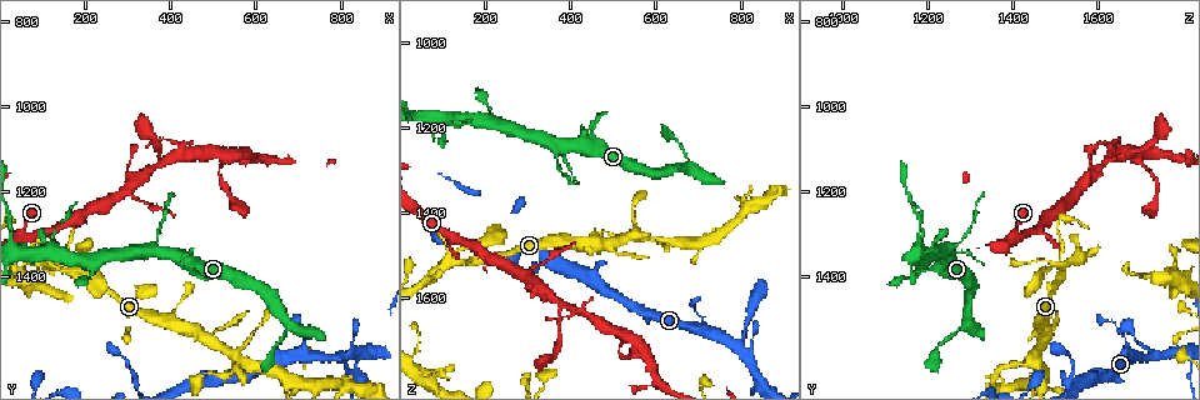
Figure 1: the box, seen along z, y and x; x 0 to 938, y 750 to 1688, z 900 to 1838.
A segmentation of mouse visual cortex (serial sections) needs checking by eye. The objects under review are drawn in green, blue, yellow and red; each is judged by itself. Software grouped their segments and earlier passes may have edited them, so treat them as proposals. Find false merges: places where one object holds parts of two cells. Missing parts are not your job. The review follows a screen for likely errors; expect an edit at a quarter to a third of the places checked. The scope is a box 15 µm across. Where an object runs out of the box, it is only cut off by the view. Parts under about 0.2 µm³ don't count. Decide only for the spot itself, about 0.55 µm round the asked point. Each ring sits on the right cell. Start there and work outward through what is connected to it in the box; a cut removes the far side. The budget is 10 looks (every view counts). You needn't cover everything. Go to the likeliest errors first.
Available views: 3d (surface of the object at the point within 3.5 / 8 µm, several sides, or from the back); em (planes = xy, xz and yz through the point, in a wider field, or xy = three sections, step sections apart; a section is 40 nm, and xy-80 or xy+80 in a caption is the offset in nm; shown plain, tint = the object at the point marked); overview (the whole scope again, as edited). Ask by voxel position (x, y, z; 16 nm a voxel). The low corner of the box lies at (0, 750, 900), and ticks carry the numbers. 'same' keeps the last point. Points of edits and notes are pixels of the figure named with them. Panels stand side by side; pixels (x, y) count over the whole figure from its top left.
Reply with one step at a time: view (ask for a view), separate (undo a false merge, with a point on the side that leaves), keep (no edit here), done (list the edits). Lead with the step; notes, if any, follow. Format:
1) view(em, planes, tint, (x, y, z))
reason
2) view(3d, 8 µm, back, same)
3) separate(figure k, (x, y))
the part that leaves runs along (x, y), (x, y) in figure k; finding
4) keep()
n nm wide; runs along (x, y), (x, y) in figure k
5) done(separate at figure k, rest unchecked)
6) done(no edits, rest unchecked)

view(3d, 3.5 µm, (125, 1380, 1515))
three-way junction

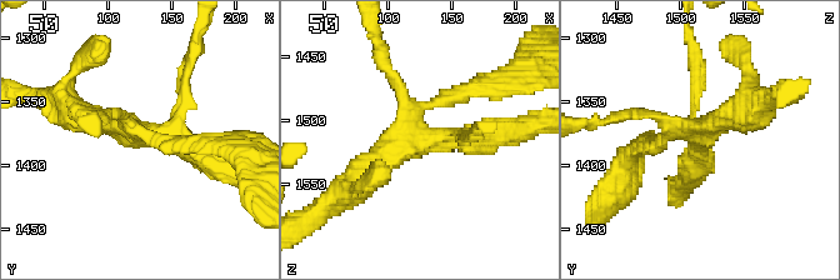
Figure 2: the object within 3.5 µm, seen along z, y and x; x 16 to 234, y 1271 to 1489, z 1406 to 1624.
view(em, xy, step 2, tint, (130, 1378, 1514))

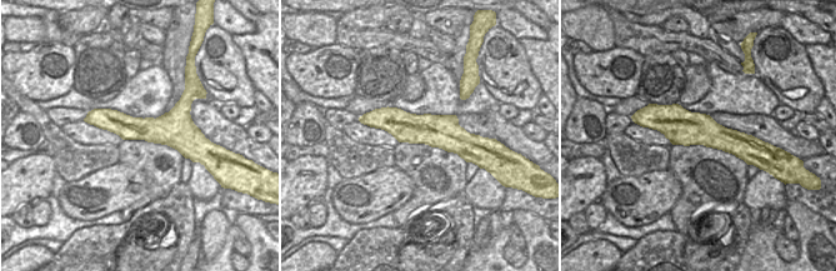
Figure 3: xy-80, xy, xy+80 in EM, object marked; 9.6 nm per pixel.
keep()
runs along (368, 121), (474, 141) in figure 3; one cell here

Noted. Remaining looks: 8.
view(3d, 3.5 µm, (785, 1595, 1705))

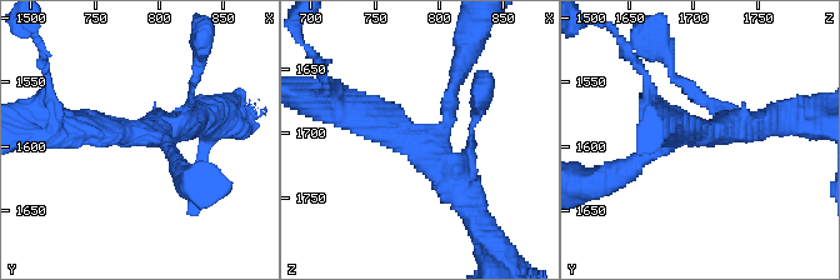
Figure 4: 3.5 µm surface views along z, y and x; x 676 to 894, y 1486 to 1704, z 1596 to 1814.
view(em, xy, step 3, tint, (782, 1590, 1712))
need the tissue

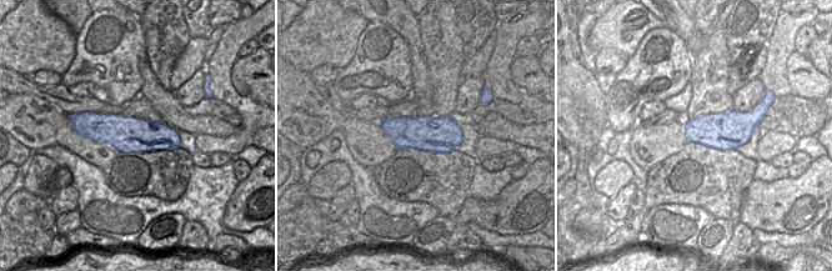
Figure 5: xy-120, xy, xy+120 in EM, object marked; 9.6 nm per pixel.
keep()
runs along (84, 128), (163, 136), (176, 144) in figure 5; continuous, no second cell

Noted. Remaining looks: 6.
view(3d, 8 µm, (385, 1125, 1615))
thin arm on a thick one

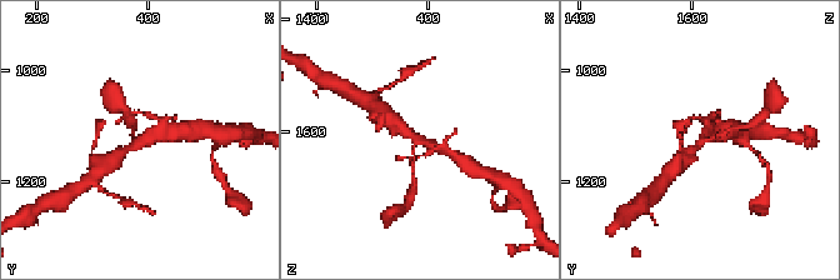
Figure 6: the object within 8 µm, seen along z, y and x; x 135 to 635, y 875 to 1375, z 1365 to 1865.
view(em, xy, step 1, tint, (380, 1130, 1615))
3 arms; arms of 150, 250, 350 nm

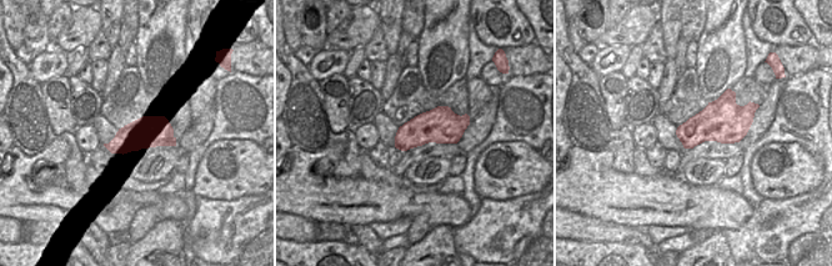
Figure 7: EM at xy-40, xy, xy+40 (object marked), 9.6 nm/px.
keep()
340 nm wide; runs along (393, 120), (418, 140), (450, 154) in figure 6; continuous, no second cell

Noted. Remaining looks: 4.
view(em, planes, tint, (675, 1630, 1470))
a fork

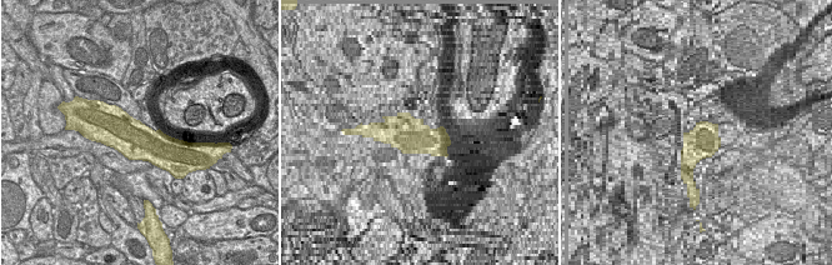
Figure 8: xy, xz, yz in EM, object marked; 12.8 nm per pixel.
view(3d, 3.5 µm, same)
see where the arms go

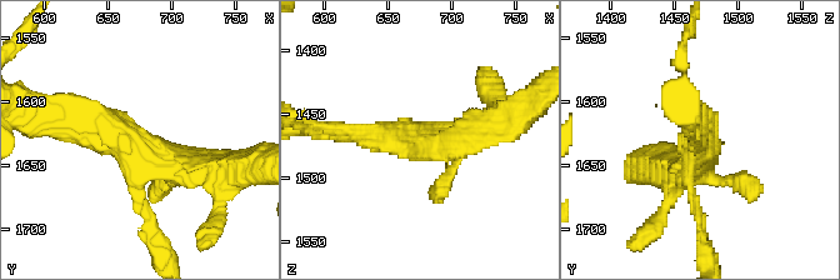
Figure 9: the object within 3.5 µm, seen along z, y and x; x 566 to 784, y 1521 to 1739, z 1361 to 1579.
keep()
arms of 150, 300, 350 nm; runs along (61, 114), (210, 171) in figure 9; one cell here

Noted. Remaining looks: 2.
done(no edits, rest unchecked)

